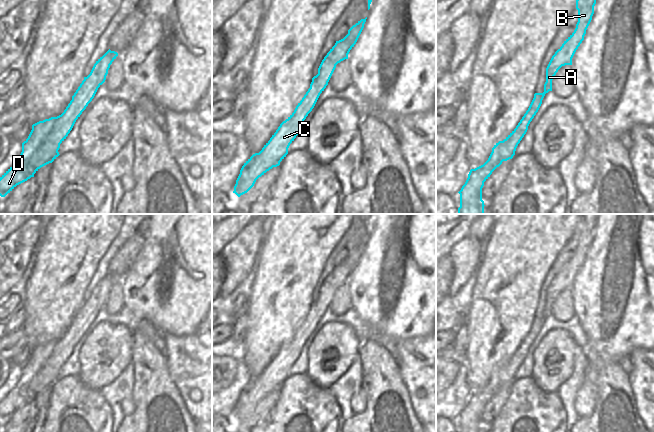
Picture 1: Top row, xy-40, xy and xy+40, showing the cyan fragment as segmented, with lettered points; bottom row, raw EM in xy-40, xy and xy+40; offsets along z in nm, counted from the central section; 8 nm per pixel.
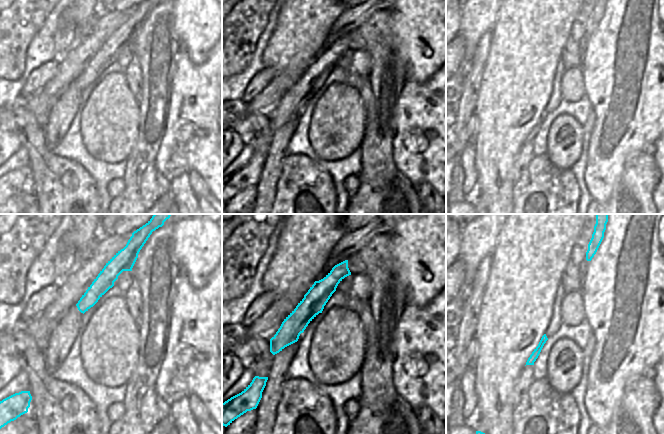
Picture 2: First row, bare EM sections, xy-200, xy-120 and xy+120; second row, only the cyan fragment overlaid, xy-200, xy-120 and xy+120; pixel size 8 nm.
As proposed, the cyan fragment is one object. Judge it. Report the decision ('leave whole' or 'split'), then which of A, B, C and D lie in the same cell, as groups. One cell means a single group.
split | A C D / B

